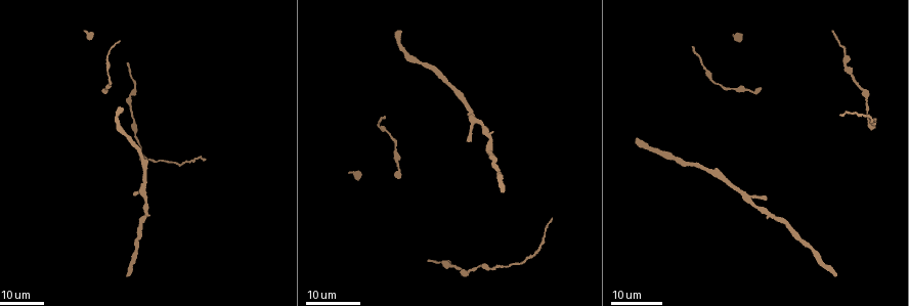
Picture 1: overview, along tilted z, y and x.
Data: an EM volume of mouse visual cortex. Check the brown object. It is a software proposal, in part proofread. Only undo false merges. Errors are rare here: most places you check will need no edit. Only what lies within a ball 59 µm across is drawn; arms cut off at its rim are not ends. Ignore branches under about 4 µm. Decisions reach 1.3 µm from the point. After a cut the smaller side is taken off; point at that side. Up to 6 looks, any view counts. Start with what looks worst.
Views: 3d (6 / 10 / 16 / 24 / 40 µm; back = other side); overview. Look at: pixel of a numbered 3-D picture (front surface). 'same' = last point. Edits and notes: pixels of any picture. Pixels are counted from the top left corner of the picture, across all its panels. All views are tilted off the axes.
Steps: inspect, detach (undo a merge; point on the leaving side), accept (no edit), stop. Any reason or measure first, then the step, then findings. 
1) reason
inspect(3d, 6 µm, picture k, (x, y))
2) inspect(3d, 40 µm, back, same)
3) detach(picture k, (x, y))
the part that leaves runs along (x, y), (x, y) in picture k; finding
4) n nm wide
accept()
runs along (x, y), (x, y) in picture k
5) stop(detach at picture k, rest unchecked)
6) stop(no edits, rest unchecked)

inspect(3d, 16 µm, picture 1, (751, 195))

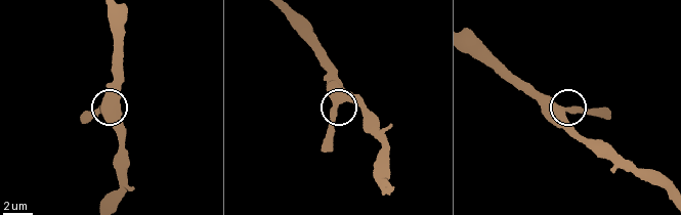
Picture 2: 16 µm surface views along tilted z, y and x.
inspect(3d, 6 µm, picture 2, (562, 110))

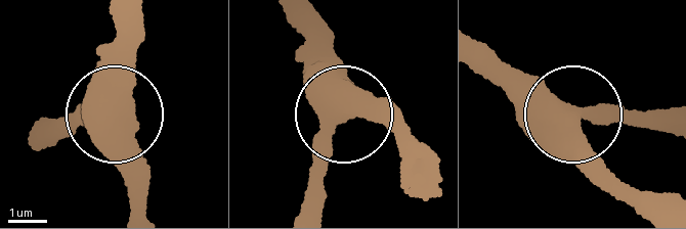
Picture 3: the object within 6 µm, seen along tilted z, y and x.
560 nm wide
accept()
continuous, no second neuron

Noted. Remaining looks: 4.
inspect(3d, 24 µm, picture 1, (410, 60))

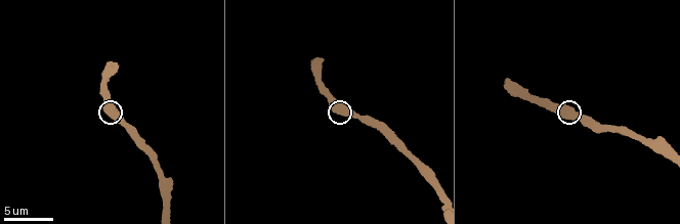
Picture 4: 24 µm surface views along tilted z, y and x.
inspect(3d, 10 µm, picture 4, (338, 112))

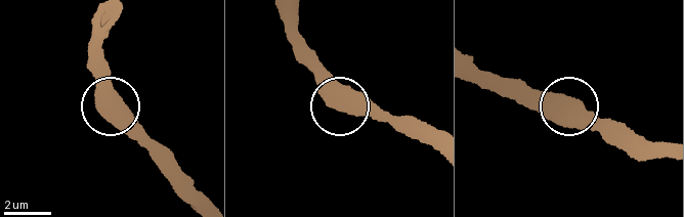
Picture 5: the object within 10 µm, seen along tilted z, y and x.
accept()
runs along (666, 150), (595, 114), (500, 95) in picture 5; all the same neuron

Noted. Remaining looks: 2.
inspect(3d, 16 µm, picture 1, (107, 73))

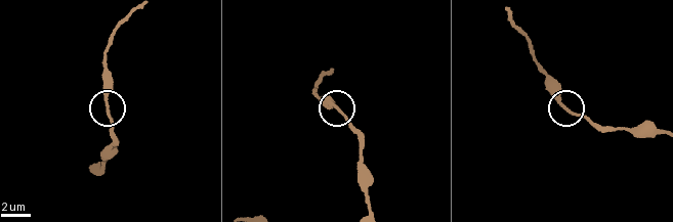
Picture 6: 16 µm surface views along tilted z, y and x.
inspect(3d, 6 µm, picture 6, (107, 112))

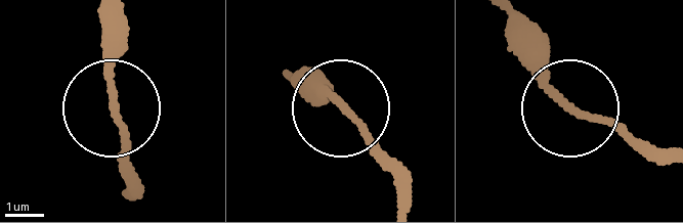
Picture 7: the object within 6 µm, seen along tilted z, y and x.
side arm 10 µm
accept()
all the same neuron

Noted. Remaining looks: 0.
stop(no edits, rest unchecked)

